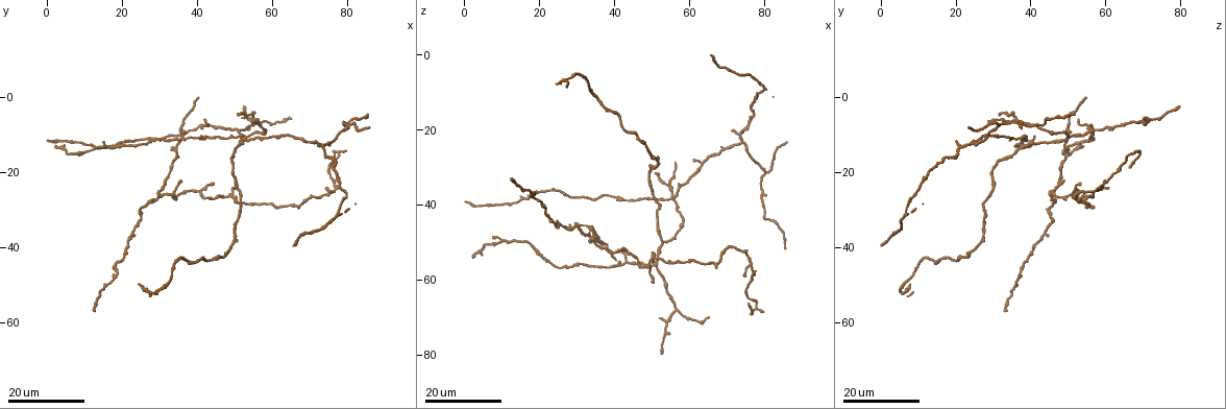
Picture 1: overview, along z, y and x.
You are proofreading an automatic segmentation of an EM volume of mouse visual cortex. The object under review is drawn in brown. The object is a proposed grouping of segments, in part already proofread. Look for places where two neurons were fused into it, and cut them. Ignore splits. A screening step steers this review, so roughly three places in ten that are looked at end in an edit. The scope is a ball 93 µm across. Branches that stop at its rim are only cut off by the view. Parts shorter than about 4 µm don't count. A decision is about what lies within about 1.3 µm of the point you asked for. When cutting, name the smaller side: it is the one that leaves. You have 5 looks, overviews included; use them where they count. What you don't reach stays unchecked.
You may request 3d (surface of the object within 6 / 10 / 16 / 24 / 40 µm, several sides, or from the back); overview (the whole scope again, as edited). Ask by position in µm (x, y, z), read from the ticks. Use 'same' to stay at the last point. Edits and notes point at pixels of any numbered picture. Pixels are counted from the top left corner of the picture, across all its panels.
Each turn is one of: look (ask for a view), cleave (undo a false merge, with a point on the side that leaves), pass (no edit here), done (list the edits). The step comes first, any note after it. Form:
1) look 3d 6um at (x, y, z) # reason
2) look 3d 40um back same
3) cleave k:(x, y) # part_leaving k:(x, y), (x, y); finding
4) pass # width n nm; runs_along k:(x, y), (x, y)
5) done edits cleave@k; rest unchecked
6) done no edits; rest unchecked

look 3d 24um at (55.5, 6.0, 36.5) # a fork

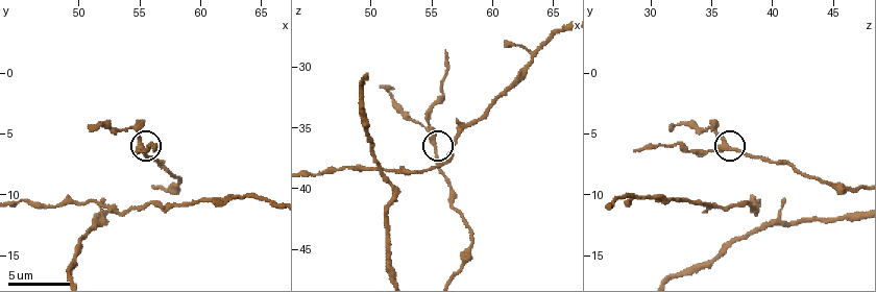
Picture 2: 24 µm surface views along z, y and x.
look 3d 6um at (54.8, 5.8, 35.8) # zoom in

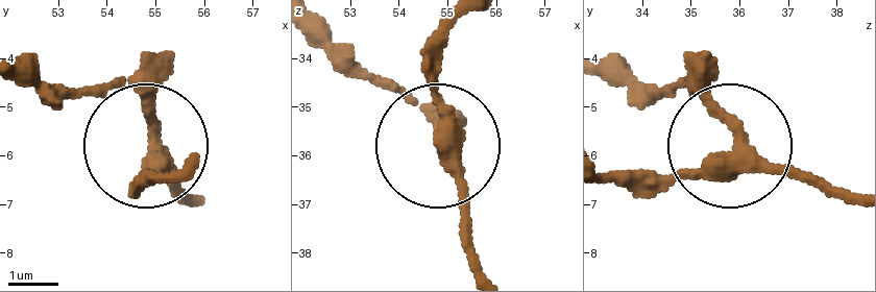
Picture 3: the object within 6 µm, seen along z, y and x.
pass # side_arm 7 um; runs_along 3:(856, 197), (756, 165), (707, 94), (674, 90); continuous, no second neuron

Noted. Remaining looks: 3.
look 3d 24um at (51.5, 8.5, 57.0) # branch point

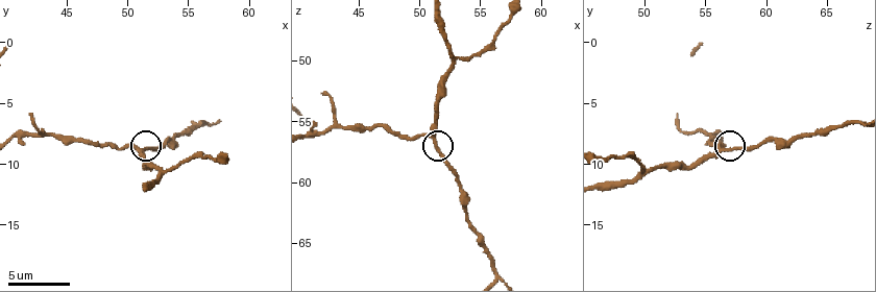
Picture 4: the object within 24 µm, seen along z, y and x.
look 3d 6um at (51.4, 8.8, 56.6)

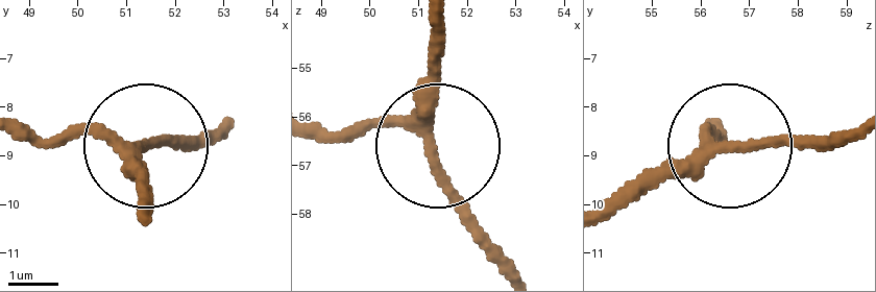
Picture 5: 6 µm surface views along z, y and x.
pass # one neuron here

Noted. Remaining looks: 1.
look 3d 16um at (51.4, 12.4, 39.6)

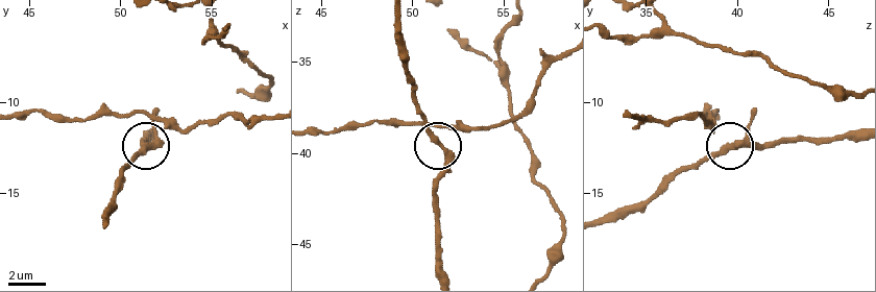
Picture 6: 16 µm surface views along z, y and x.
pass # runs_along 6:(444, 273), (436, 185), (445, 156), (439, 144), (463, 128); continuous, no second neuron

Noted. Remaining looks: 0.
done no edits; rest unchecked

